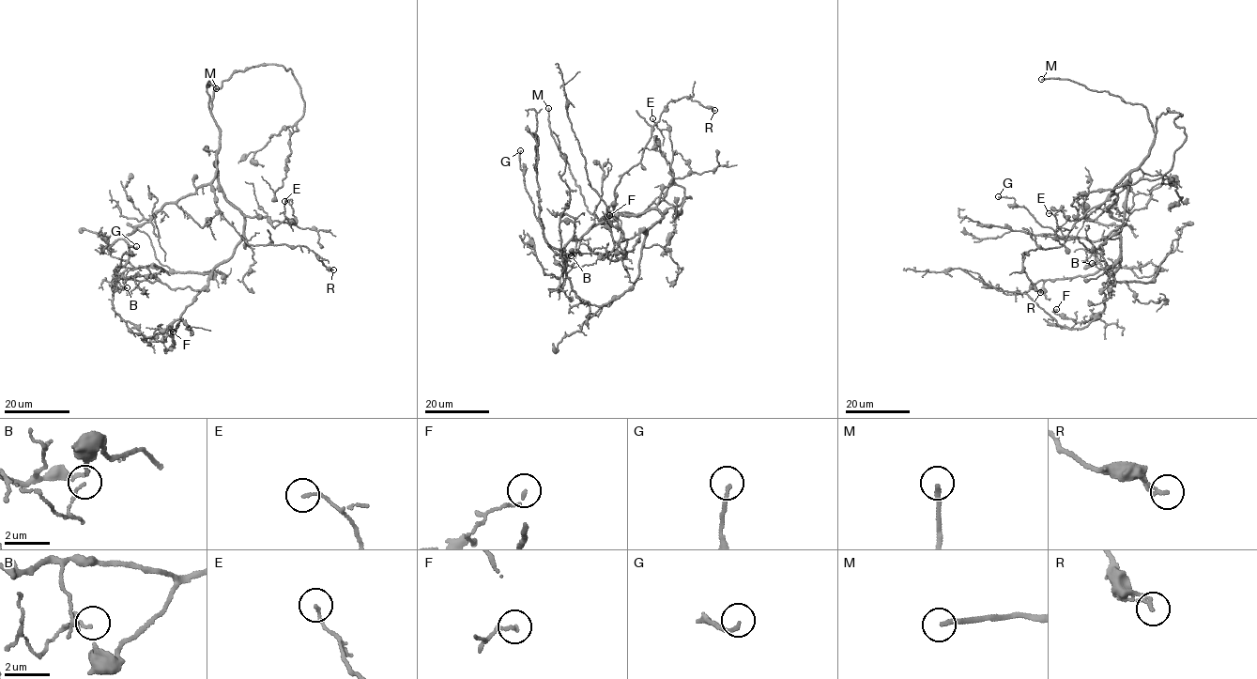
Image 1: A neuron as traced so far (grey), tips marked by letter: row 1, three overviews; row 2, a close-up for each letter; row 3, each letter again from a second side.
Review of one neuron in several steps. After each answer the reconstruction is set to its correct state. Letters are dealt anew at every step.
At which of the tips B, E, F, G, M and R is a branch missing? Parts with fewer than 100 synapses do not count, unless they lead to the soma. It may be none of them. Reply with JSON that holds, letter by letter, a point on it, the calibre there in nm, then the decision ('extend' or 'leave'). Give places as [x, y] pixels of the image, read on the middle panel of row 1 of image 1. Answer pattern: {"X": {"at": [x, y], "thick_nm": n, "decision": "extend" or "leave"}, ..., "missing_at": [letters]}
{"B": {"at": [571, 255], "thick_nm": 80, "decision": "leave"}, "E": {"at": [652, 118], "thick_nm": 110, "decision": "leave"}, "F": {"at": [609, 215], "thick_nm": 120, "decision": "leave"}, "G": {"at": [520, 150], "thick_nm": 150, "decision": "leave"}, "M": {"at": [548, 108], "thick_nm": 190, "decision": "extend"}, "R": {"at": [714, 110], "thick_nm": 140, "decision": "leave"}, "missing_at": ["M"]}

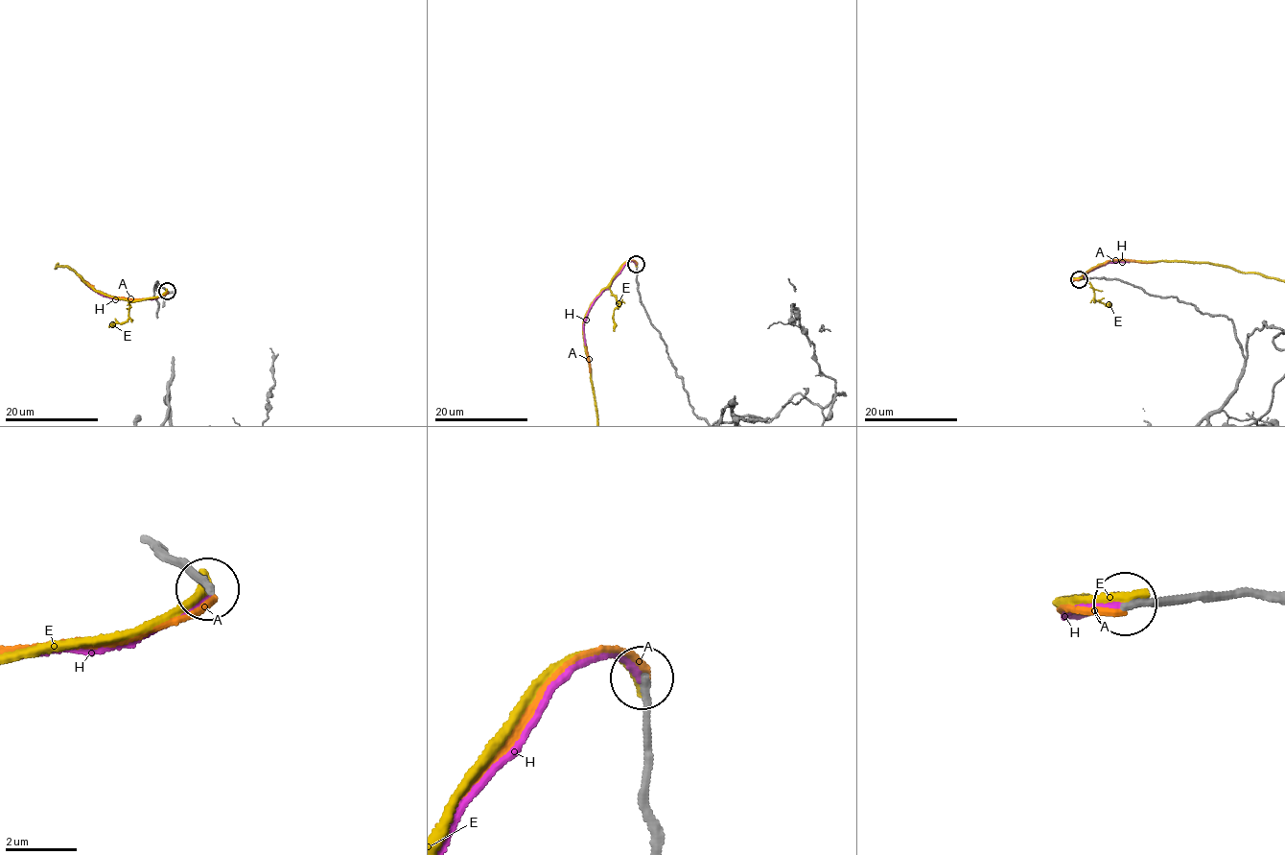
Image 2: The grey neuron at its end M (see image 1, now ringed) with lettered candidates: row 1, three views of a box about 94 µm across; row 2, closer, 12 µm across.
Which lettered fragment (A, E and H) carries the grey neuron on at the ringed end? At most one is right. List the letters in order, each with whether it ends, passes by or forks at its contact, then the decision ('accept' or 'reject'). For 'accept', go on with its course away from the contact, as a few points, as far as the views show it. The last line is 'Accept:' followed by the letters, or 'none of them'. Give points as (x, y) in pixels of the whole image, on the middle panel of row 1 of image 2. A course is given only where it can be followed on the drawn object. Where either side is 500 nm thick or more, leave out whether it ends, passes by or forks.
A: it ends; reject
E: it ends; reject
H: it ends; accept; course (636, 264), (632, 261), (623, 265), (590, 308), (583, 324), (585, 345)
Accept: H

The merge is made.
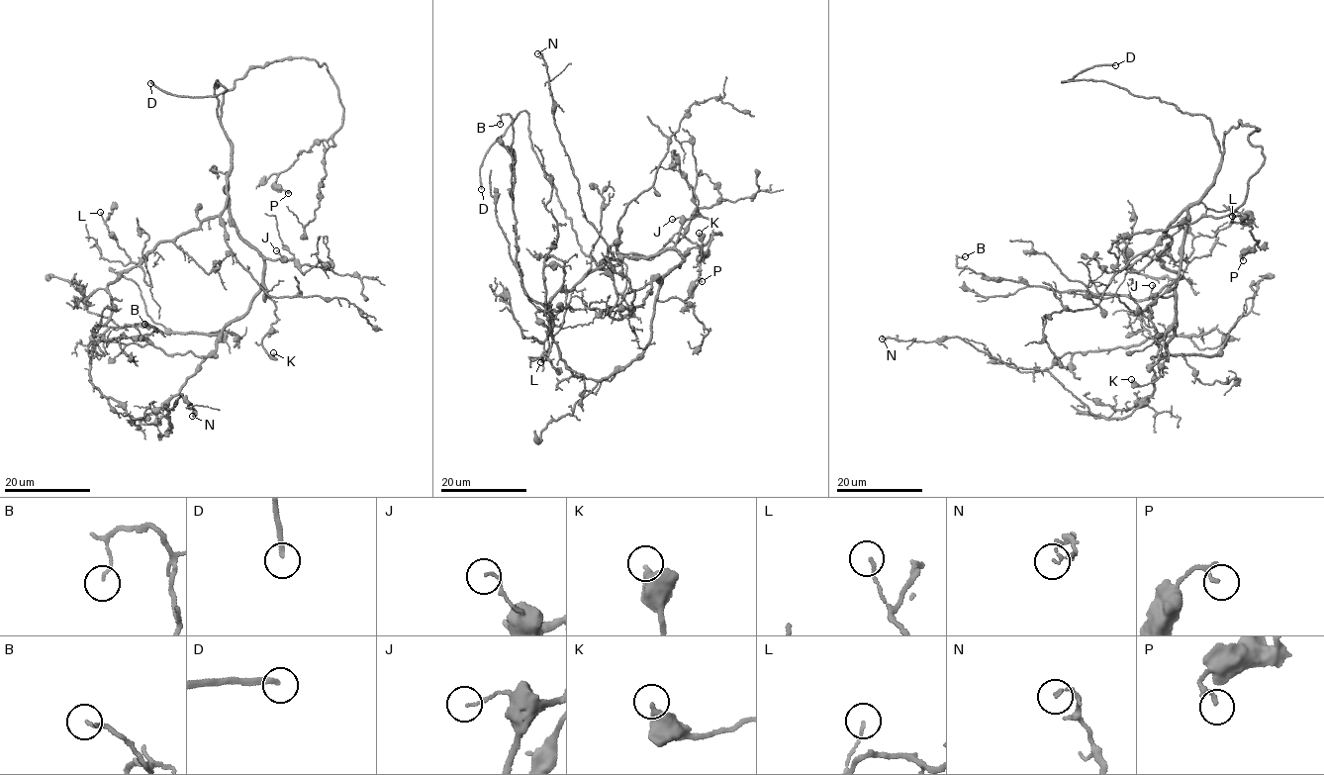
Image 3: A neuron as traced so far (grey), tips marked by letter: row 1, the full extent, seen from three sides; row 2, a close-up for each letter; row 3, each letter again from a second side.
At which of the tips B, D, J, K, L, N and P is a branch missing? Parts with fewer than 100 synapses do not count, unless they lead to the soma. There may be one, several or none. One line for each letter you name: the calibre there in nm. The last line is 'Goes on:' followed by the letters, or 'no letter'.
D: 200 nm
Goes on: D

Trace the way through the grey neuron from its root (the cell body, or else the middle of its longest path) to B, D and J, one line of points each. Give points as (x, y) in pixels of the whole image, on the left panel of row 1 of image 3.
B: (247, 242), (228, 181), (219, 215), (109, 284), (113, 307), (92, 333), (141, 339), (157, 332), (144, 324)
D: (247, 242), (229, 211), (232, 146), (218, 118), (216, 81), (226, 89), (212, 96), (190, 96), (150, 83)
J: (247, 242), (265, 258), (280, 259), (283, 256), (276, 250)

